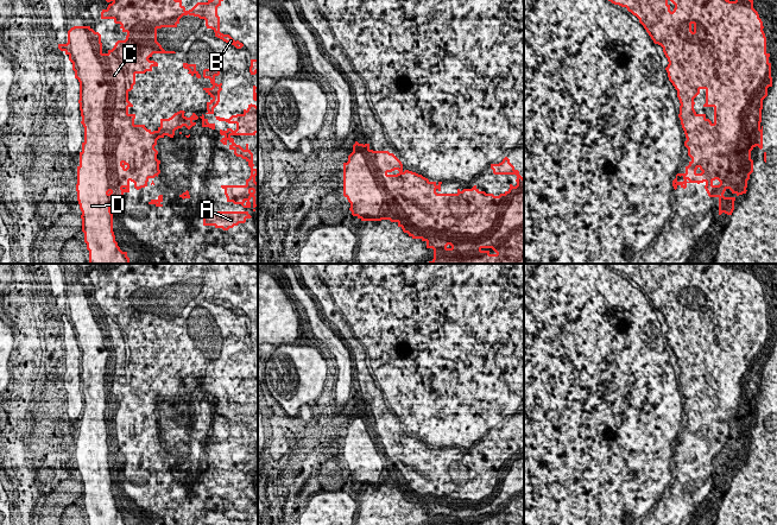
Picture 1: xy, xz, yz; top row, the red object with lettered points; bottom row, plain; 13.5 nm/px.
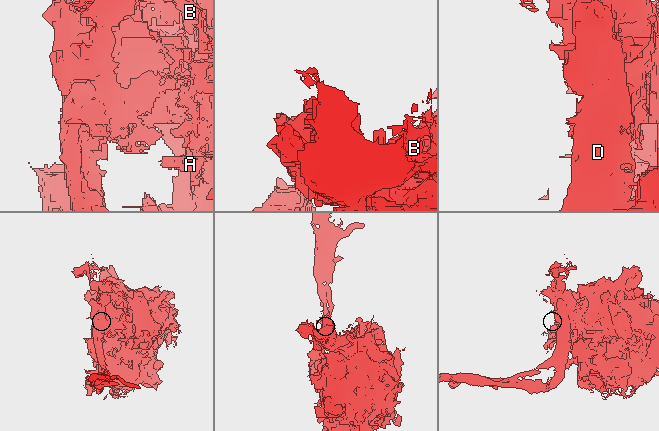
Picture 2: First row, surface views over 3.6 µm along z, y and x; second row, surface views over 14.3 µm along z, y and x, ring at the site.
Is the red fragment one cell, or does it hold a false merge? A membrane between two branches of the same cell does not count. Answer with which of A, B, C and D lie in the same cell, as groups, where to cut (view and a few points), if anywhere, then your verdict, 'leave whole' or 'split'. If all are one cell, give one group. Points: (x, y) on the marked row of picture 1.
groups A B C / D; cut xy (101, 54), (109, 86), (103, 121), (114, 128), (122, 162); split

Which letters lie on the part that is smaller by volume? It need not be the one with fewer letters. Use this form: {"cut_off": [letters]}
{"cut_off": ["D"]}

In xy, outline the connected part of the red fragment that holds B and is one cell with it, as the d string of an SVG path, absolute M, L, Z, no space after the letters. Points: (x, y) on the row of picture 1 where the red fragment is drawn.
M106 0L109 5L101 12L101 19L113 19L115 24L120 24L122 32L126 32L125 40L118 40L112 50L102 53L105 71L108 76L110 86L110 112L103 118L103 124L113 126L114 138L118 140L119 159L124 163L119 173L108 173L109 184L109 204L124 205L124 194L130 192L130 183L134 183L137 190L147 186L150 178L154 178L160 173L157 159L158 151L154 148L157 140L165 135L173 138L175 131L185 126L190 129L196 125L198 116L192 113L190 118L184 115L184 110L175 113L169 119L160 119L160 126L157 131L151 131L145 125L135 125L135 114L130 114L128 108L133 105L128 101L128 93L135 84L135 75L152 71L158 63L150 61L153 53L176 53L175 51L165 51L157 42L157 30L162 27L177 27L183 15L194 15L206 20L207 29L215 32L215 37L226 43L234 45L236 49L244 46L239 40L234 40L229 34L220 32L220 17L217 7L223 0L208 0L207 2L197 2L191 10L187 11L182 5L182 0Z

